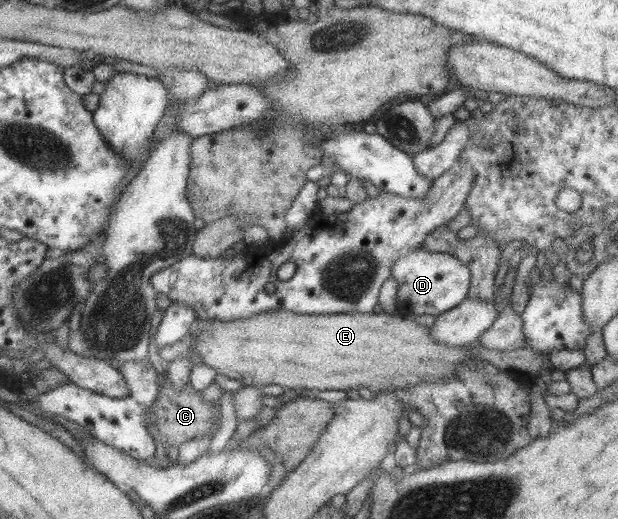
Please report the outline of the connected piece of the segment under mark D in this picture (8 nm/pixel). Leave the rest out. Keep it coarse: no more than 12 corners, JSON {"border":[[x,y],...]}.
{"border":[[422,243],[392,261],[396,300],[410,314],[458,306],[470,269]]}

